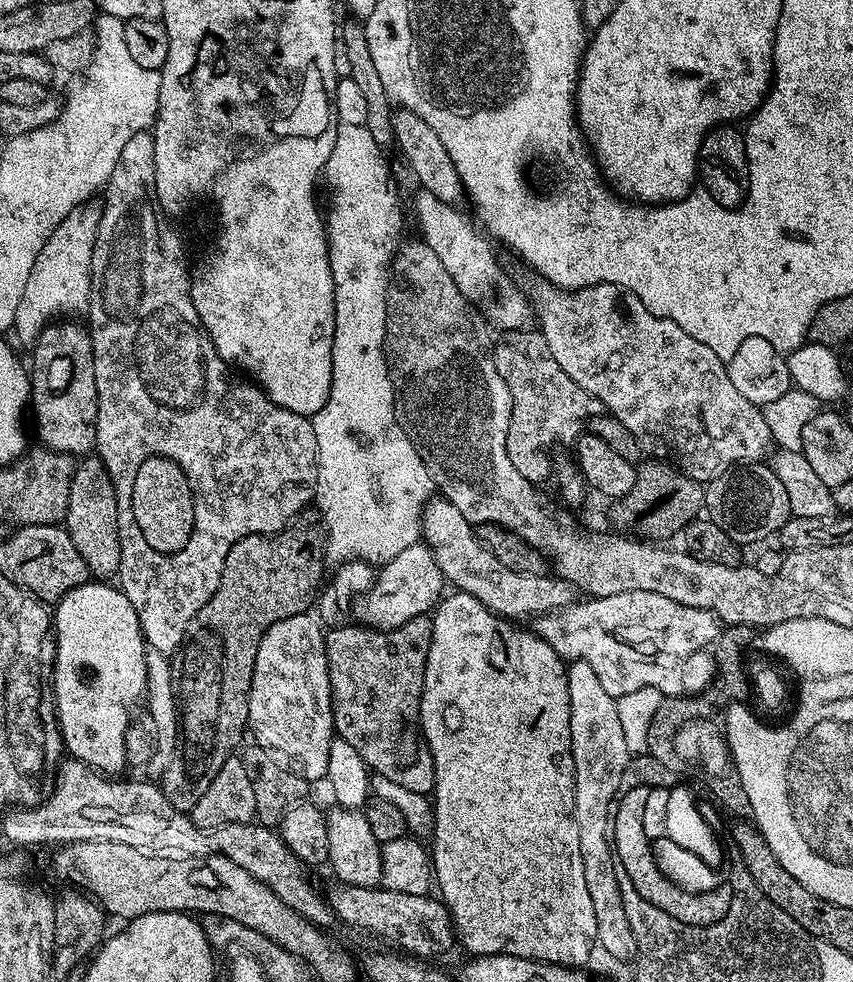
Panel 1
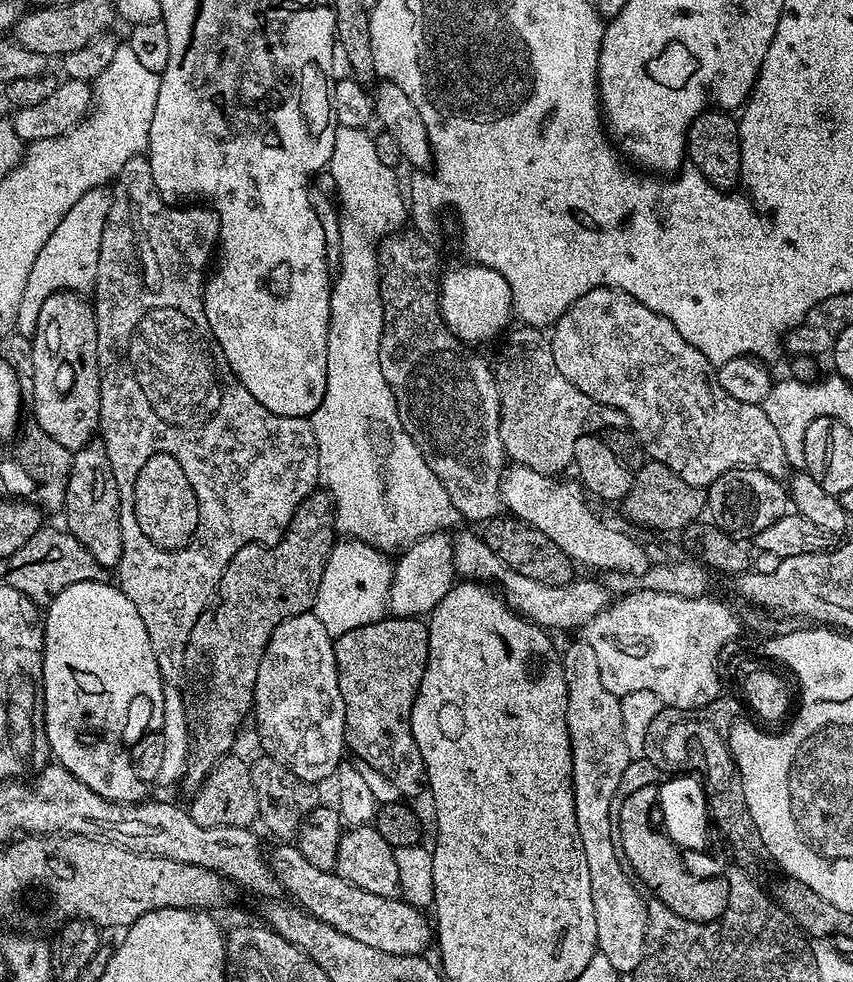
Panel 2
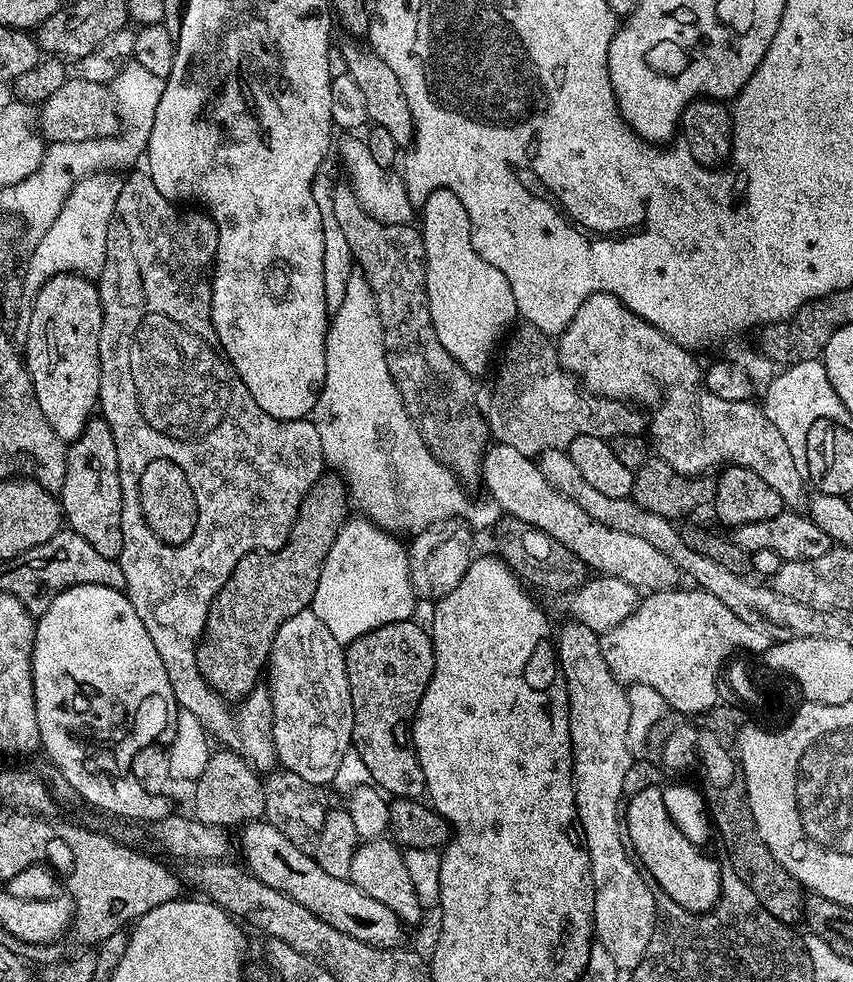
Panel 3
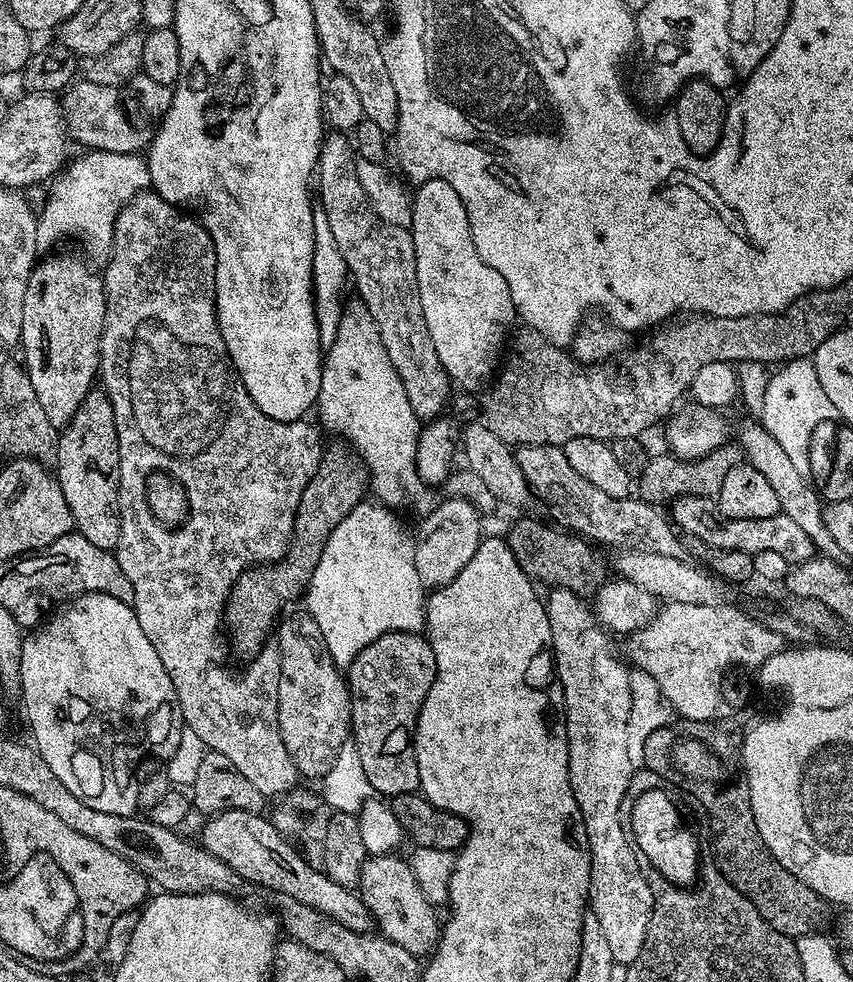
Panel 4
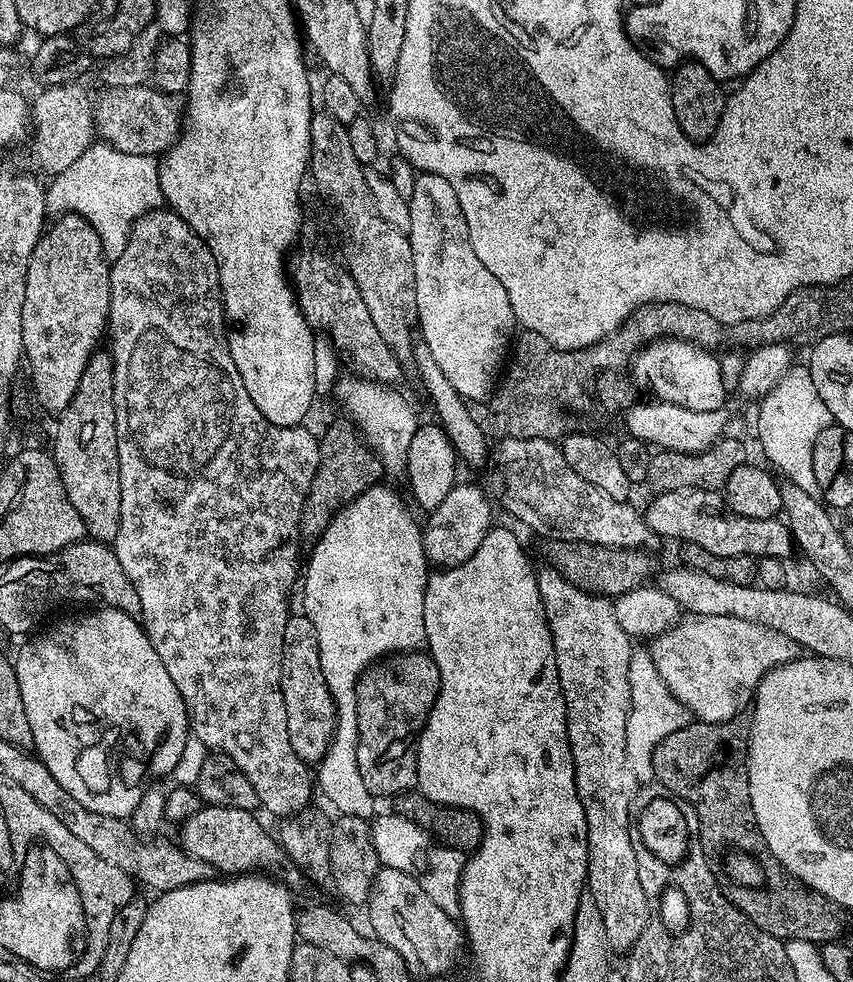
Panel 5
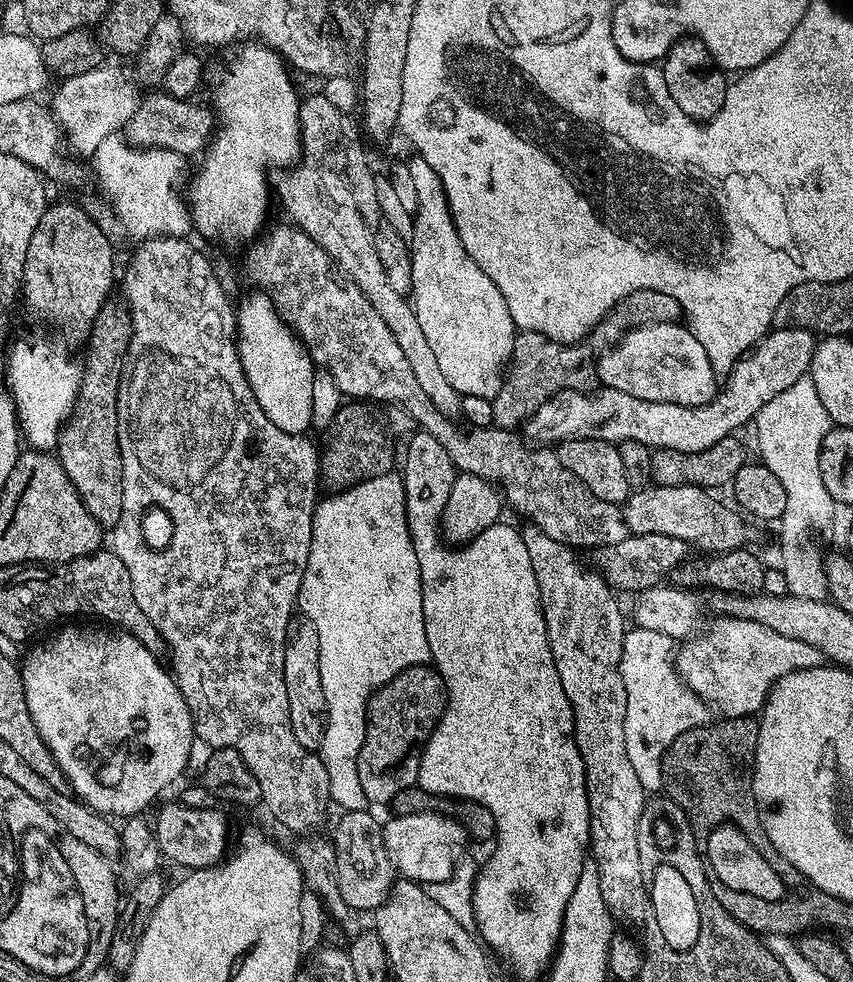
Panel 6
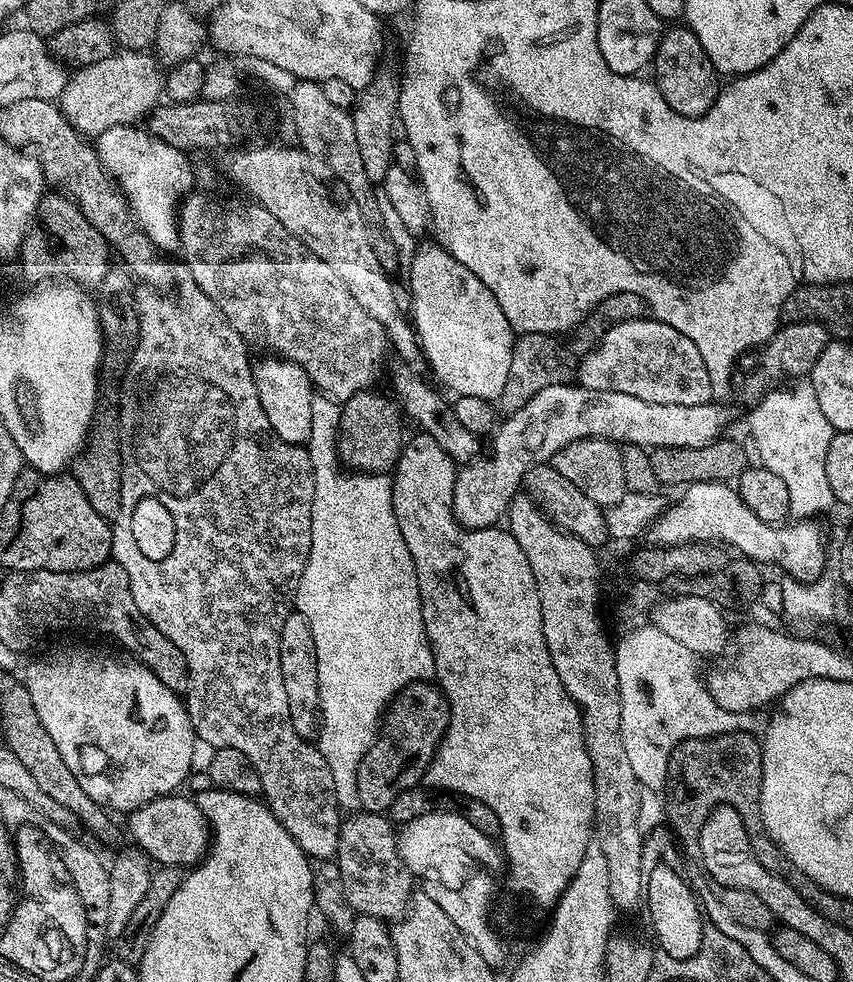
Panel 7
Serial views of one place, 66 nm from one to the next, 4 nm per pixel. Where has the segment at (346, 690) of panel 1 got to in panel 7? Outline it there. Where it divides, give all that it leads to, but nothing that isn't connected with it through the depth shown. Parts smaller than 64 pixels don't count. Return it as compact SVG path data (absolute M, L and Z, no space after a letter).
M427 680L406 686L388 705L376 741L358 766L358 798L365 812L387 813L402 790L417 787L431 766L450 722L450 706L443 688Z

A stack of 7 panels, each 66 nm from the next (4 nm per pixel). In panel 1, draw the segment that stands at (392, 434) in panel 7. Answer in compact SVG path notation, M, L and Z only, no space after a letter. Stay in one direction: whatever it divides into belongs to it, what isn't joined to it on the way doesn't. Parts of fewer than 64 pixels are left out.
M297 519L283 532L271 536L247 536L236 543L225 558L218 588L189 622L180 668L178 664L178 716L182 721L182 735L175 758L166 774L158 780L170 806L179 812L191 813L194 802L198 802L198 798L206 794L210 782L214 782L214 774L222 770L222 762L230 759L241 747L240 739L244 732L246 736L248 728L248 695L254 674L254 658L258 658L258 646L266 630L282 618L305 615L311 609L308 607L317 603L318 593L326 580L326 536L319 523L311 524L304 519Z

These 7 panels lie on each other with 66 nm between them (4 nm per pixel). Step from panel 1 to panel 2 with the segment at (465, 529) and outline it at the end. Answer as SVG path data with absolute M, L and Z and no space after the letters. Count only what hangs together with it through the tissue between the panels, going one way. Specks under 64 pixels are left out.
M472 532L455 533L452 542L452 564L456 567L457 577L465 581L501 584L496 586L502 589L504 601L514 609L516 615L524 617L525 620L533 620L539 628L545 630L581 629L599 612L605 611L610 603L608 589L598 580L574 578L570 583L562 586L546 586L546 582L534 582L534 578L526 578L526 574L518 574L510 570L502 562L502 558L498 558L498 554L494 554L494 550L486 546L486 542L477 533L476 536Z

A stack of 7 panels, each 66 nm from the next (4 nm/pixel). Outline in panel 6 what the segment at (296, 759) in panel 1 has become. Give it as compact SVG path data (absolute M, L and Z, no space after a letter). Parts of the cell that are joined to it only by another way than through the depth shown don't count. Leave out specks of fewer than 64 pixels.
M303 614L293 615L288 623L288 633L284 643L284 681L286 694L290 702L290 726L294 730L294 738L302 742L309 750L319 749L324 733L324 695L322 694L322 674L318 666L318 630L314 630L314 622Z

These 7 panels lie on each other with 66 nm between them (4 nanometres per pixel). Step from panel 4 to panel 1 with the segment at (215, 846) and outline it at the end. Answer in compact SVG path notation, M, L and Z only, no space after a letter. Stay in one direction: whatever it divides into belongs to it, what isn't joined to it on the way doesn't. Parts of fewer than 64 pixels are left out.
M339 882L333 885L326 892L326 899L341 925L344 923L352 928L361 928L362 931L393 944L388 946L412 958L428 958L424 956L430 955L432 948L448 948L454 944L452 915L443 900L435 895L402 894L383 886L363 888Z

